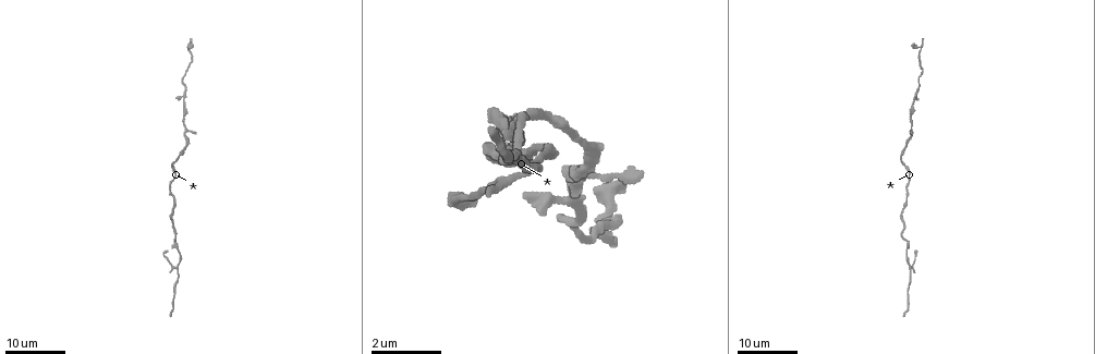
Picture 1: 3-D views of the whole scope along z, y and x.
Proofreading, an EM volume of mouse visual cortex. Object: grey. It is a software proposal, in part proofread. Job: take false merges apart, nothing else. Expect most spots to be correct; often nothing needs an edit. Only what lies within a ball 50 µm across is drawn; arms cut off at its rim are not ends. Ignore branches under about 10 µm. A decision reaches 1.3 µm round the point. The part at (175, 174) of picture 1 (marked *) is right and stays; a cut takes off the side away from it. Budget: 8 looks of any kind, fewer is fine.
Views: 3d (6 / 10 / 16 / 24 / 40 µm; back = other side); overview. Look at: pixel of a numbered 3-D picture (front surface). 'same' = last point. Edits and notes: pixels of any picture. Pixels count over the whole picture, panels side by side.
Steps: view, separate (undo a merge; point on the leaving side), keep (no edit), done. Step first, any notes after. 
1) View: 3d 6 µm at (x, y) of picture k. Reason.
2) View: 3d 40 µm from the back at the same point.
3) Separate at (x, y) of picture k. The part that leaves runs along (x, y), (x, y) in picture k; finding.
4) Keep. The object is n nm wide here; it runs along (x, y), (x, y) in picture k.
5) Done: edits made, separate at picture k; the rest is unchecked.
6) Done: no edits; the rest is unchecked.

View: 3d 24 µm at (177, 252) of picture 1. Narrows sharply.

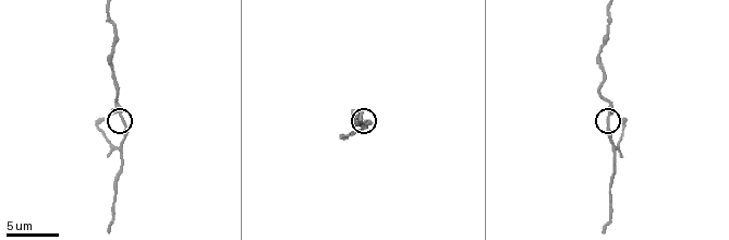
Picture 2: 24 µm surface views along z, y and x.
View: 3d 6 µm at (608, 122) of picture 2. Zoom in.

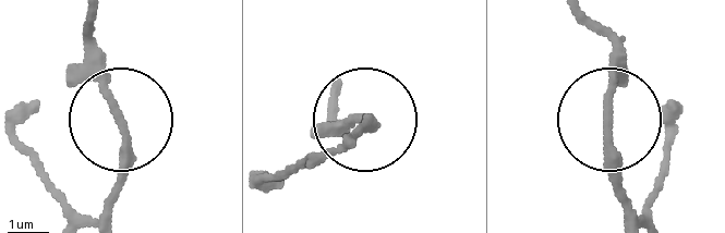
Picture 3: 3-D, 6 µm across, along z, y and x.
Keep. It runs along (585, 15), (617, 57), (606, 171), (627, 223) in picture 3; all the same neuron.

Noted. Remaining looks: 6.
View: 3d 6 µm at (112, 70) of picture 2. Thick turns thin.

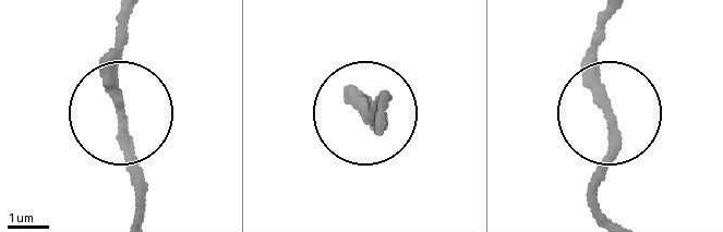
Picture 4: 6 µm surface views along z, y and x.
Keep. The object is 240 nm wide here; all the same neuron.

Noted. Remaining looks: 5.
View: 3d 24 µm at (579, 173) of picture 1. Thin arm on a thick one.

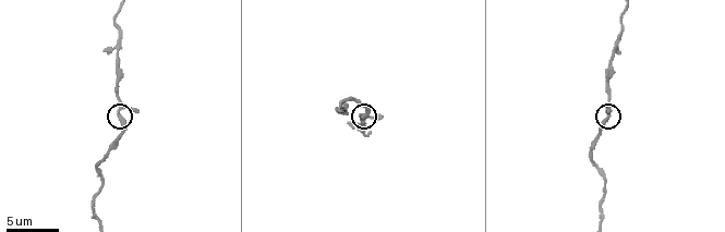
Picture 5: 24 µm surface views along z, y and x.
View: 3d 6 µm at (364, 114) of picture 5.

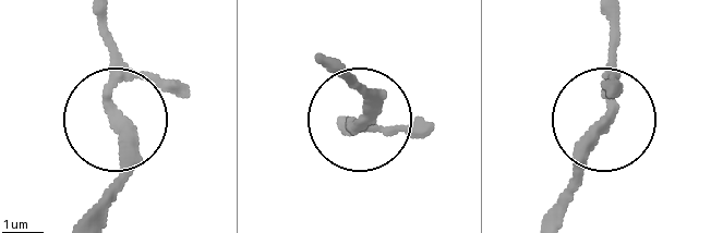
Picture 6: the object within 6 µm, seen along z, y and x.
View: 3d 6 µm from the back at (608, 111) of picture 6.

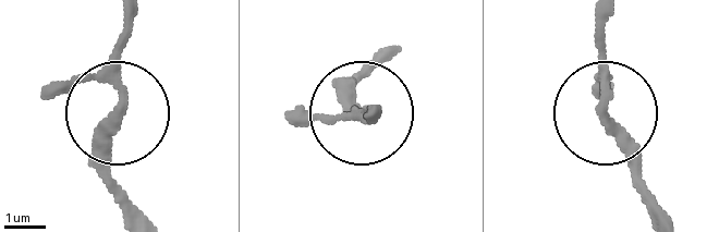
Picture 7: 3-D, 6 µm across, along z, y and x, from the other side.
Keep. It runs along (387, 55), (356, 83), (366, 113) in picture 7; continuous, no second neuron.

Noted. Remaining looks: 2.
View: 3d 6 µm at (116, 55) of picture 5. Small branch off a trunk.

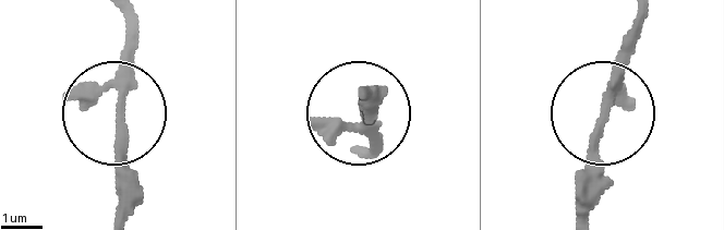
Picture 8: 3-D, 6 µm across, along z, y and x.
Keep. The object is 180 nm wide here; it runs along (123, 210), (123, 13) in picture 8; all the same neuron.

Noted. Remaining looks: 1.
Done: no edits; the rest is unchecked.

